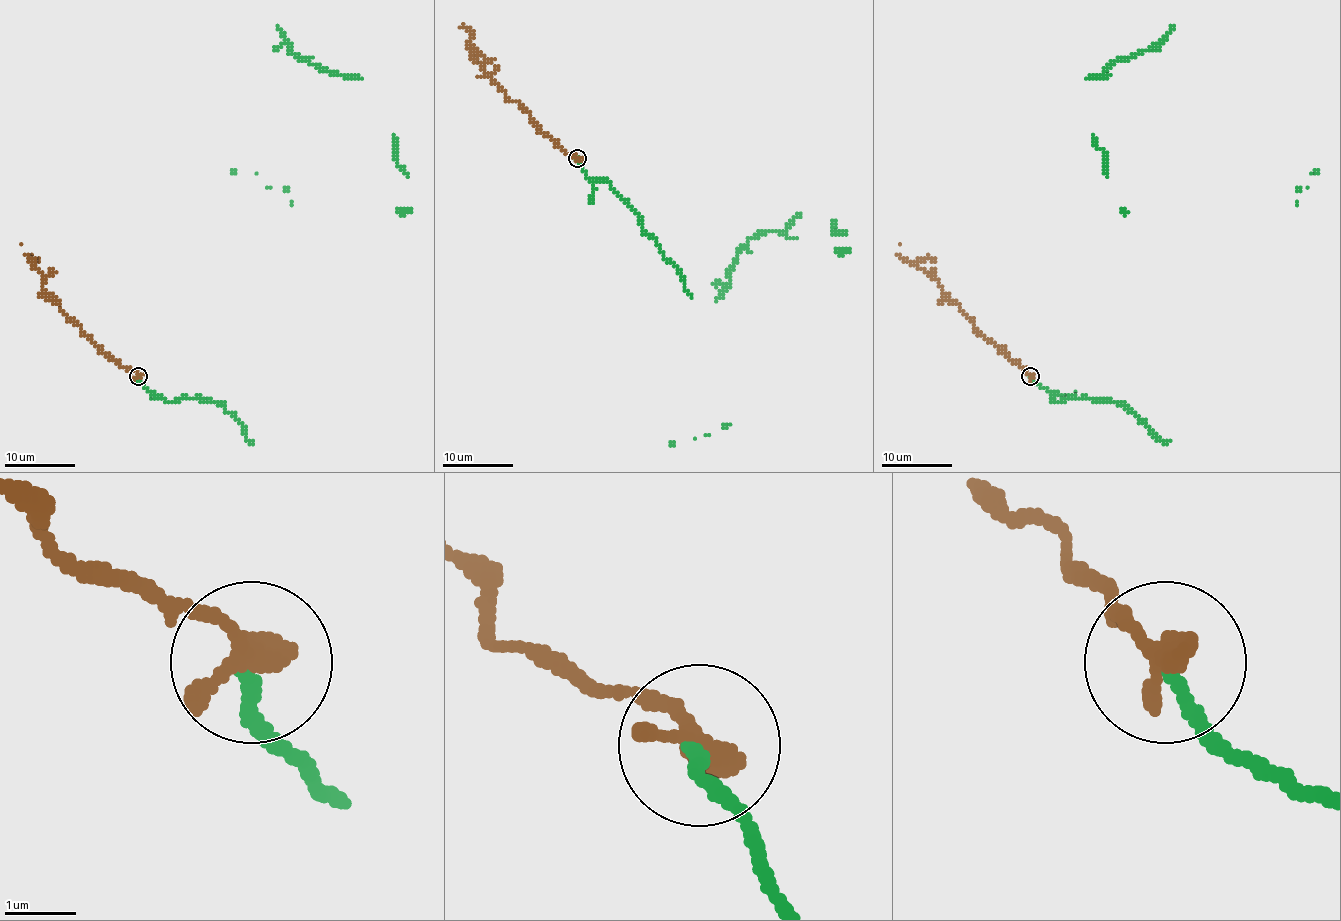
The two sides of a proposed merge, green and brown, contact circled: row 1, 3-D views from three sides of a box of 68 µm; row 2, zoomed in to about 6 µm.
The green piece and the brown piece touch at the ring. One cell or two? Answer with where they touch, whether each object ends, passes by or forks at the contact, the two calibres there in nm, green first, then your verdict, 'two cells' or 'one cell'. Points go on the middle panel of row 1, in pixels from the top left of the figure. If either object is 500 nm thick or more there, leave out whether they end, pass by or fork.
at (577, 158); green ends there; brown ends there; 170 nm thick on the green side, 420 nm on the other; one cell

